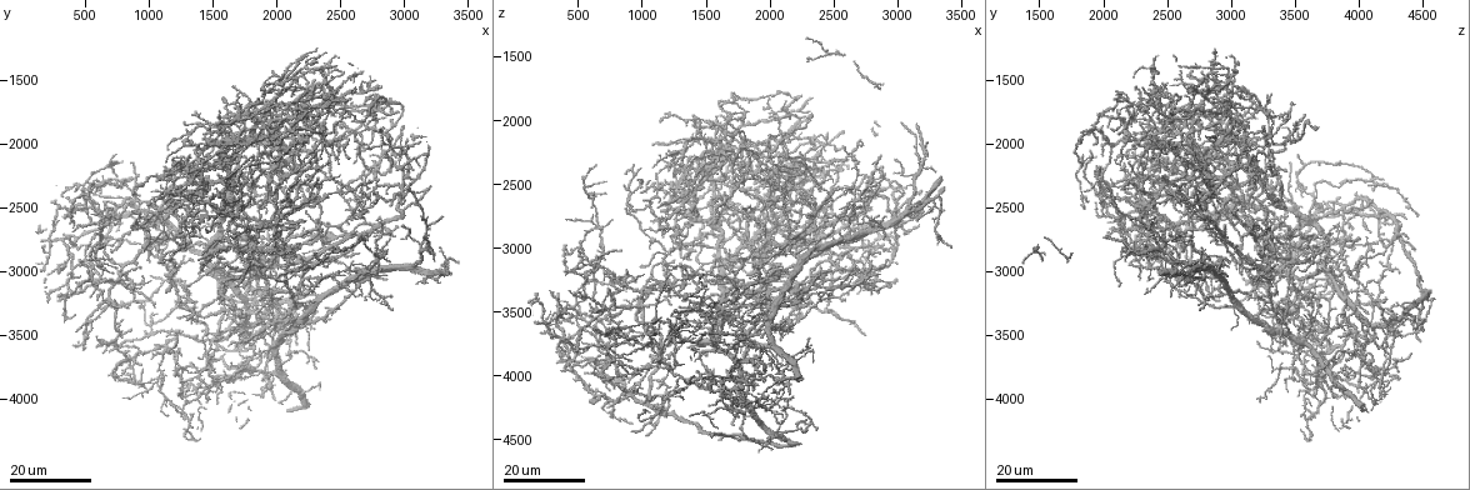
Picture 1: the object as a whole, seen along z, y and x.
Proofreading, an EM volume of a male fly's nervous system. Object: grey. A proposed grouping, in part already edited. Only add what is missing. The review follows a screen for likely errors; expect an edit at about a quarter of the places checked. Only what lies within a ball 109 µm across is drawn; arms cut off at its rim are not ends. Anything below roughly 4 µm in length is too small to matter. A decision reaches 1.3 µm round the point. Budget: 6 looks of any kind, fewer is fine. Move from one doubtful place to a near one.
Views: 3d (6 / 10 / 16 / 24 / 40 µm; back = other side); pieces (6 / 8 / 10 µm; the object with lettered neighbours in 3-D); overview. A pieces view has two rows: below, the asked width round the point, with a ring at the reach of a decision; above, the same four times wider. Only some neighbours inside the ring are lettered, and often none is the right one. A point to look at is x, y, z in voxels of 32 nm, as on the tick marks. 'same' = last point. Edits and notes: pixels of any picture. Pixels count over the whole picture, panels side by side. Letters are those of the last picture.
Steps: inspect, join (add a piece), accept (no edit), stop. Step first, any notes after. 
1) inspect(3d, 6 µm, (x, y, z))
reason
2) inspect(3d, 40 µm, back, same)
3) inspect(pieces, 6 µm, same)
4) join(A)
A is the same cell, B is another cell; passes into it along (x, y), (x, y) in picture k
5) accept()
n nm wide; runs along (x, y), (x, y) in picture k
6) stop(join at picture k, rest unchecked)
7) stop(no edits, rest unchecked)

inspect(3d, 16 µm, (2740, 2380, 2500))
branch stops here

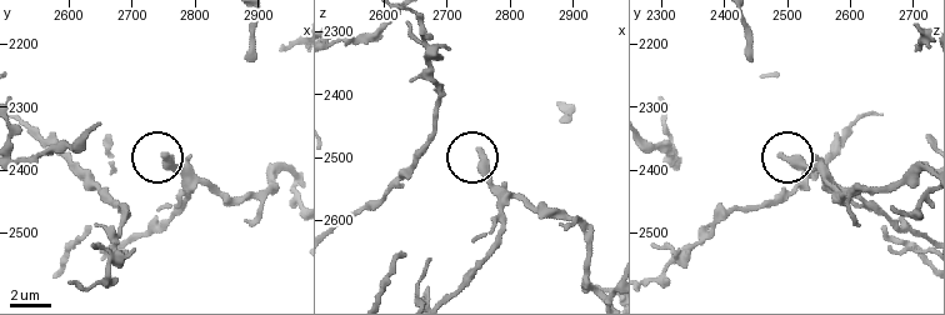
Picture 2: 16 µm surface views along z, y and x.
inspect(pieces, 10 µm, (2750, 2380, 2485))

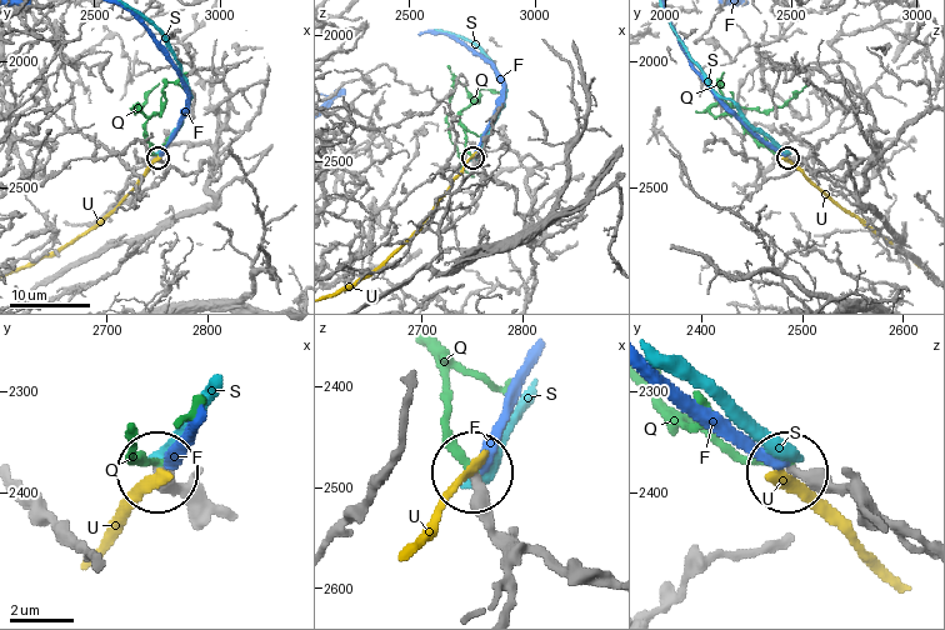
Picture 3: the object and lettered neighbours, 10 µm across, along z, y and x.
join(Q)
290 nm wide; Q is the same cell, F, S and U are other cells; passes into it along (528, 554), (493, 521), (453, 433), (436, 344) in picture 3; the neuron continues

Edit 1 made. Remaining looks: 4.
inspect(overview)

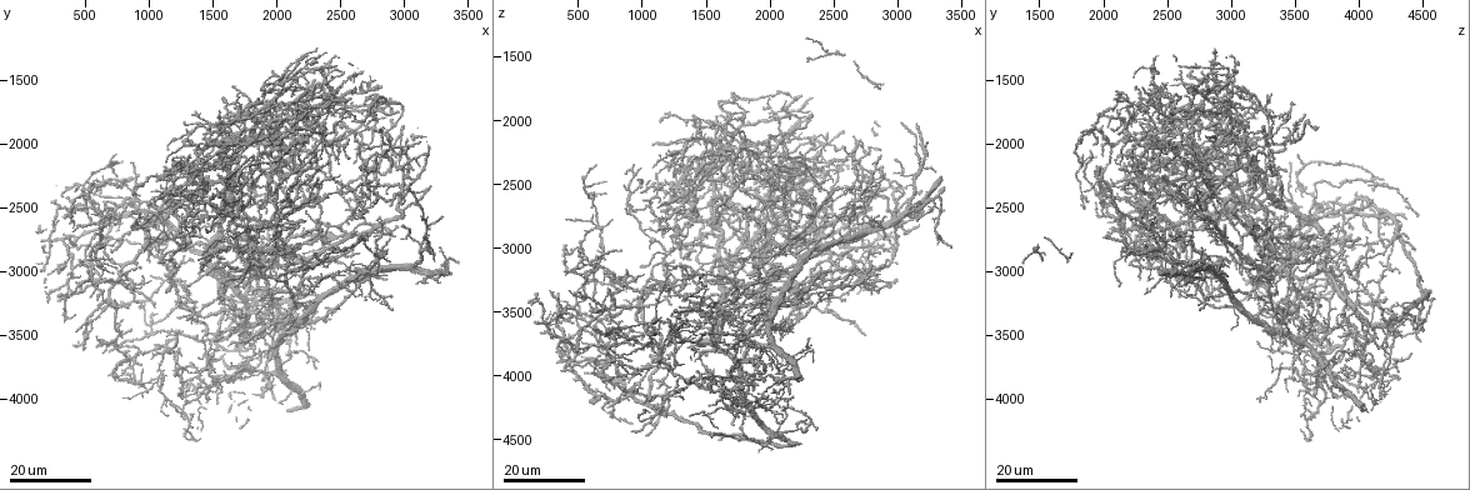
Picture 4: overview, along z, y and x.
inspect(3d, 24 µm, (880, 3140, 3180))
free end

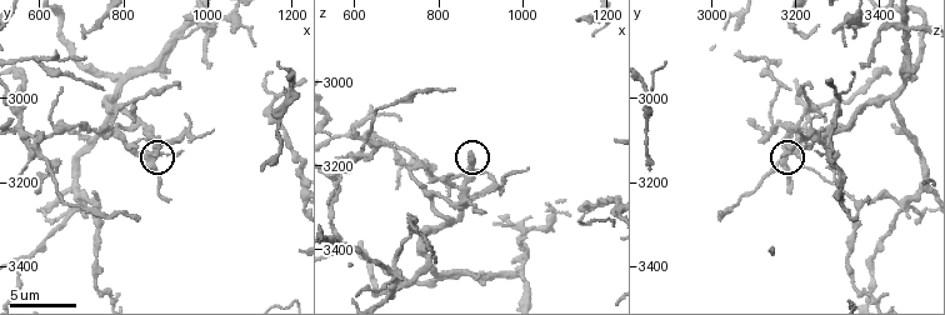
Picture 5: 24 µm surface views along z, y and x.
inspect(pieces, 6 µm, (870, 3135, 3175))

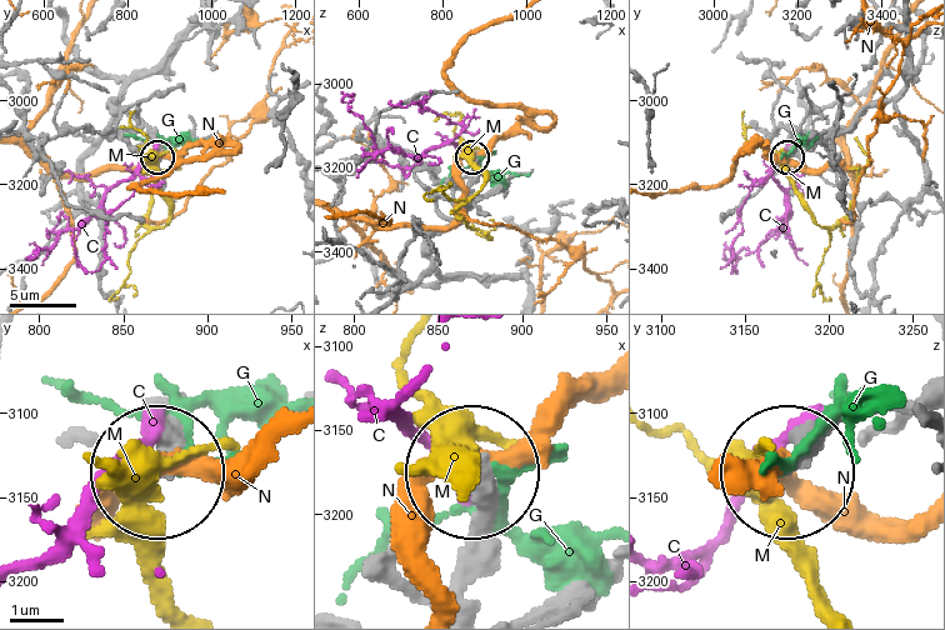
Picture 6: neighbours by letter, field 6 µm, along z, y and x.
accept()
C, G, M and N are other cells; no lettered piece goes on from it

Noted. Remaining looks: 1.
stop(join at picture 3, rest unchecked)

